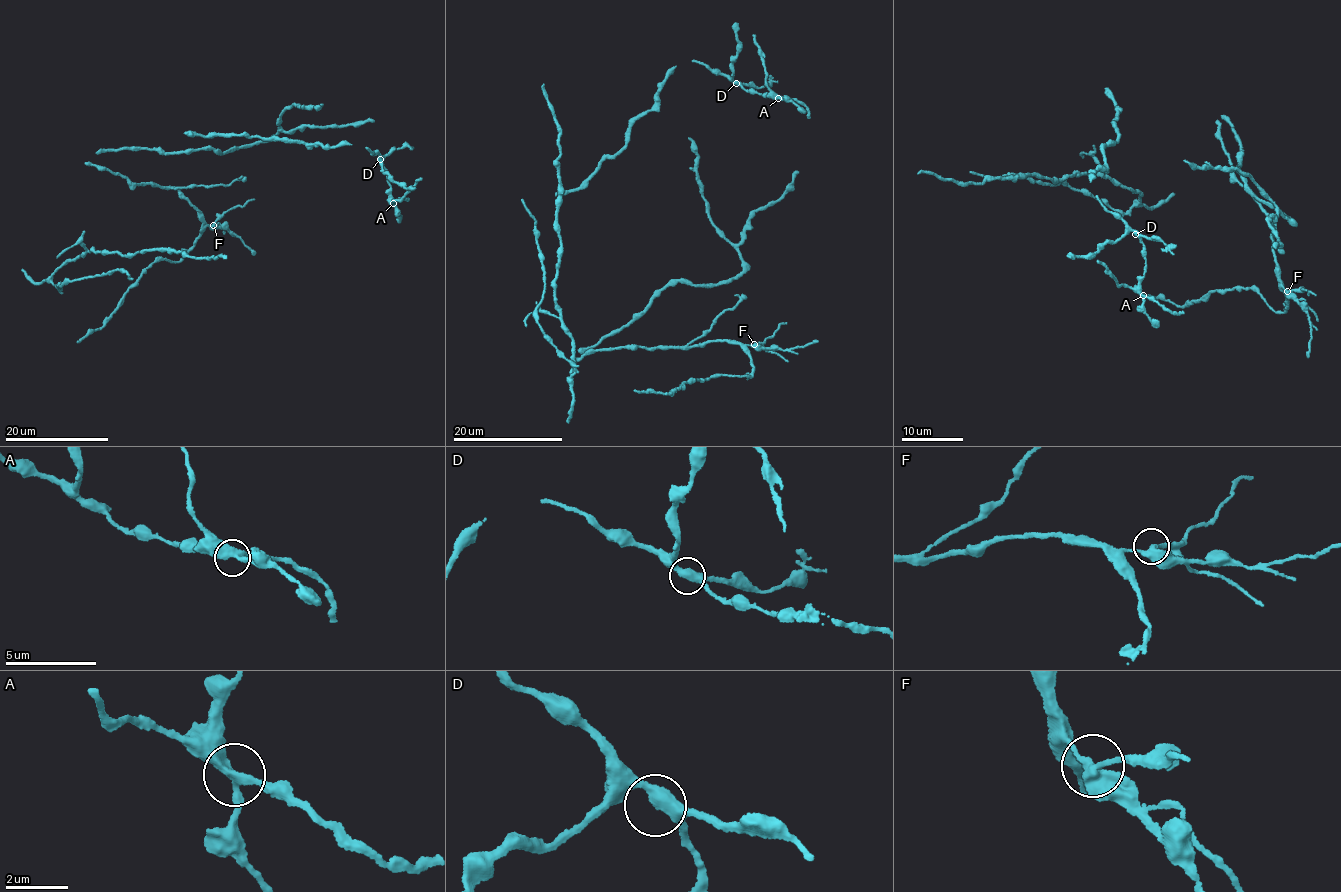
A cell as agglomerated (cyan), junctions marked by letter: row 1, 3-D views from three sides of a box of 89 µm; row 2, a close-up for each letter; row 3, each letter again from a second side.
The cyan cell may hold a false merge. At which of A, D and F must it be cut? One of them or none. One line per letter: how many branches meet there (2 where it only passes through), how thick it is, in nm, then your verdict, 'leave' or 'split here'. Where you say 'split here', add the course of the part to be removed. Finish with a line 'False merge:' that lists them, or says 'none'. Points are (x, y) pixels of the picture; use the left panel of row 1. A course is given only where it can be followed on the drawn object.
A: branches 3; calibre 360 nm; leave
D: branches 3; calibre 340 nm; leave
F: branches 3; calibre 360 nm; split here; course (214, 225), (225, 212), (253, 199)
False merge: F

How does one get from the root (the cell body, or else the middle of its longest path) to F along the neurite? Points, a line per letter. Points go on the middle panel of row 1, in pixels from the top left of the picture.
F: (699, 344), (719, 340), (751, 346), (755, 343)

